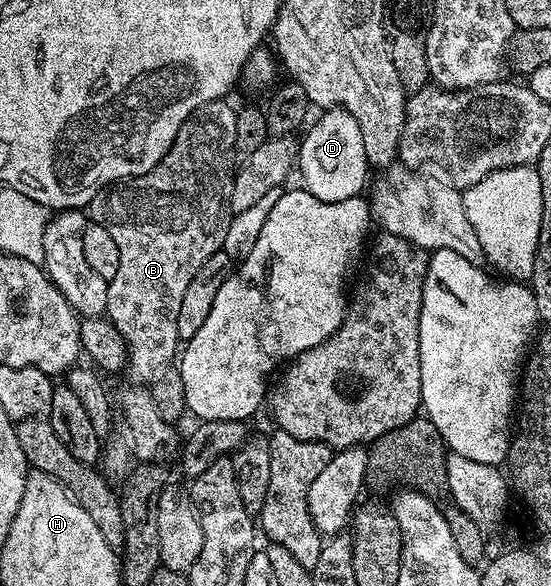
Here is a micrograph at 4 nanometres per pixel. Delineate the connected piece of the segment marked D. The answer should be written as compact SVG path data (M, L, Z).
M326 108L319 114L322 115L314 123L313 121L309 123L310 131L308 126L300 138L296 170L299 175L302 173L301 185L309 194L316 196L316 200L339 202L357 198L366 186L366 170L368 171L368 163L364 156L364 136L360 136L360 124L356 124L356 118L341 108Z

